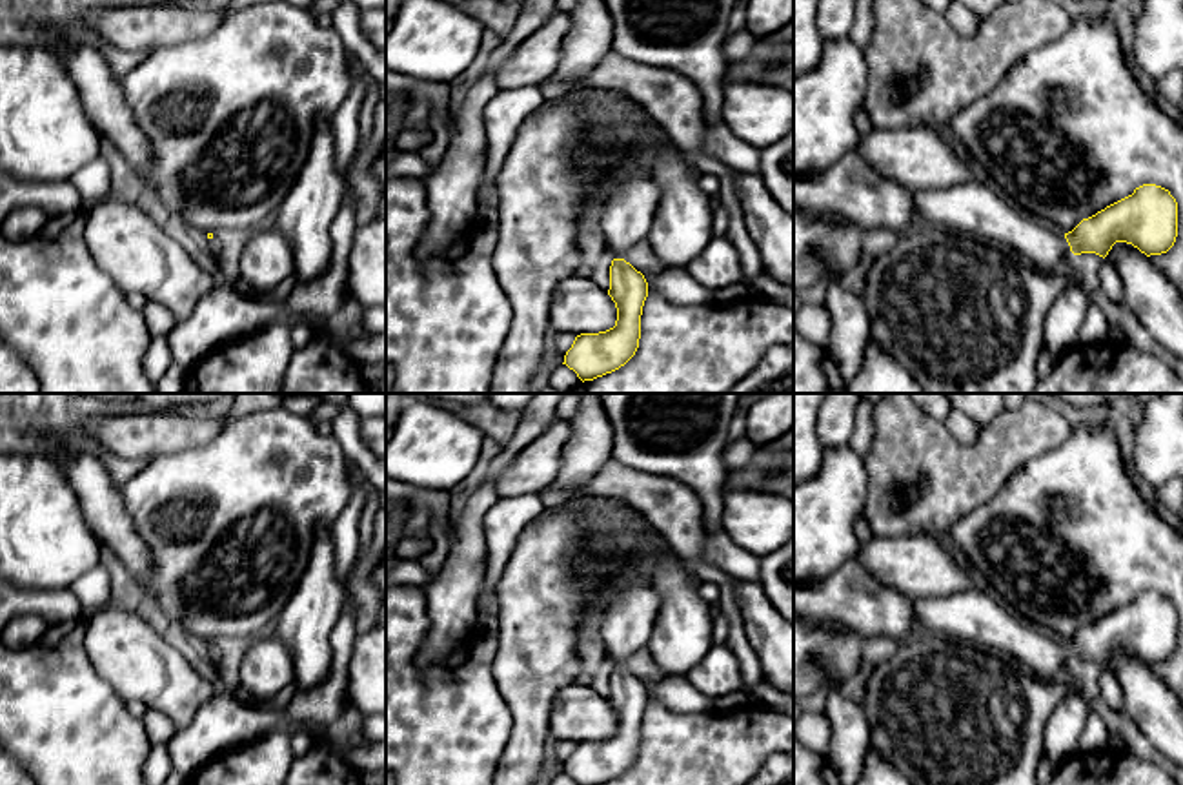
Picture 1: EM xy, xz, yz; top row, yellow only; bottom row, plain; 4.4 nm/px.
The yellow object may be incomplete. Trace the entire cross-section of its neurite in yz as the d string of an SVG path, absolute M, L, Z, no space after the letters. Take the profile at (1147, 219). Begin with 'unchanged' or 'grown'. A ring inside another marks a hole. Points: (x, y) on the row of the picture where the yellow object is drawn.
grown; M977 180L943 189L923 189L914 193L914 206L919 222L941 224L957 231L972 233L986 242L997 244L1025 259L1039 271L1054 271L1063 257L1096 253L1107 257L1116 242L1127 242L1147 257L1167 253L1178 237L1178 202L1168 189L1156 184L1143 184L1132 195L1107 206L1096 215L1083 219L1072 231L1059 233L1046 228L1030 213L1001 199Z

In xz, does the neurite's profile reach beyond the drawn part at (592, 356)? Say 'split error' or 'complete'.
split error

